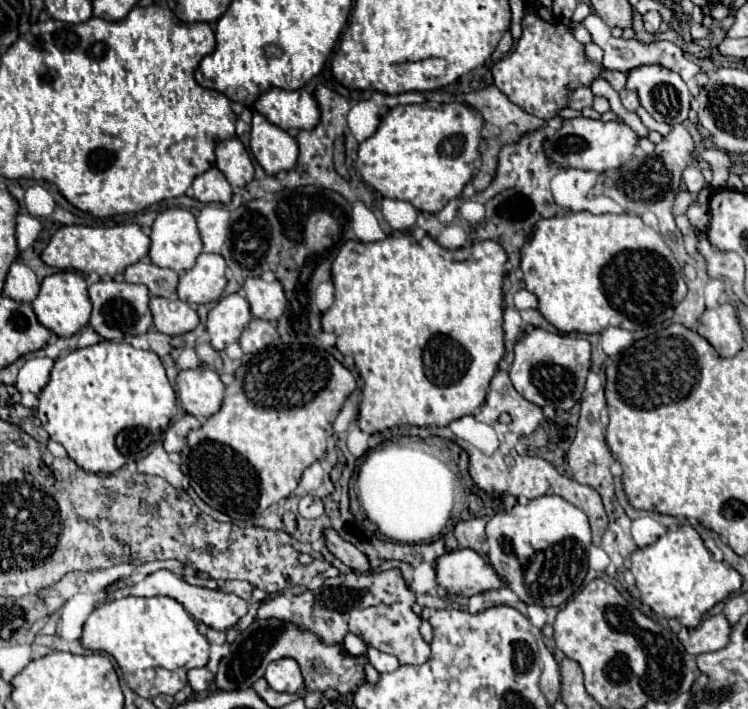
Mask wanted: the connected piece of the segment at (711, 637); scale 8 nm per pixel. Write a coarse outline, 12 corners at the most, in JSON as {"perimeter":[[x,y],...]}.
{"perimeter":[[724,613],[704,619],[682,645],[690,655],[728,645]]}

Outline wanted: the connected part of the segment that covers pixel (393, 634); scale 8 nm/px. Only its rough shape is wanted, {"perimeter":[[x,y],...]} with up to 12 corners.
{"perimeter":[[400,569],[350,571],[260,605],[338,643],[352,631],[402,665],[430,645]]}

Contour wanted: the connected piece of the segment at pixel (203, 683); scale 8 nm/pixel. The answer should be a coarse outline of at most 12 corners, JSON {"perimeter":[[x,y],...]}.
{"perimeter":[[208,667],[188,671],[194,691],[206,691],[214,675]]}

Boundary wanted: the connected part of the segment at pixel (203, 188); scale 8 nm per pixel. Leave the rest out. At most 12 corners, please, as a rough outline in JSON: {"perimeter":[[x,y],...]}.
{"perimeter":[[216,167],[194,179],[194,197],[228,205],[232,187]]}

